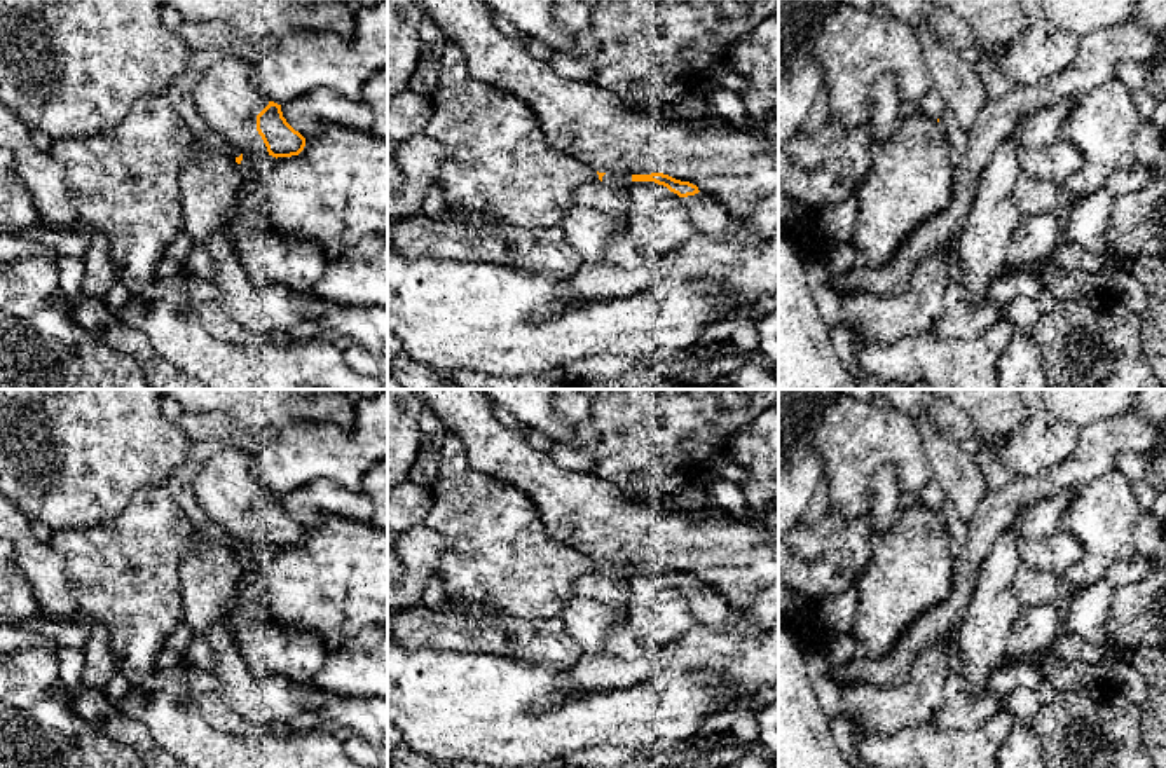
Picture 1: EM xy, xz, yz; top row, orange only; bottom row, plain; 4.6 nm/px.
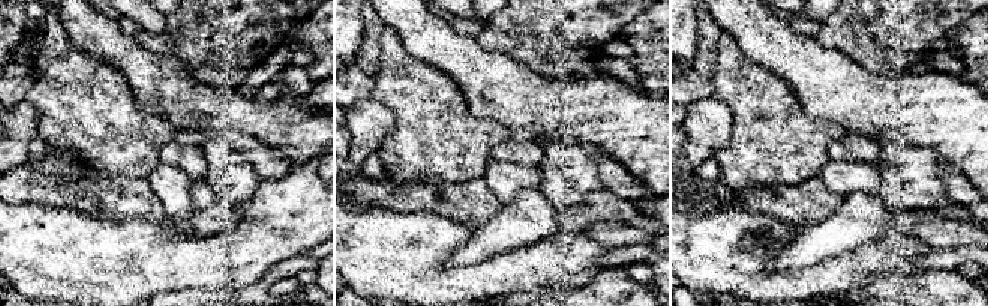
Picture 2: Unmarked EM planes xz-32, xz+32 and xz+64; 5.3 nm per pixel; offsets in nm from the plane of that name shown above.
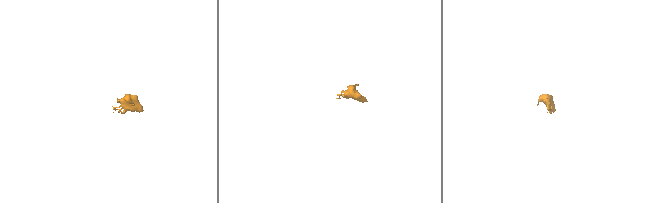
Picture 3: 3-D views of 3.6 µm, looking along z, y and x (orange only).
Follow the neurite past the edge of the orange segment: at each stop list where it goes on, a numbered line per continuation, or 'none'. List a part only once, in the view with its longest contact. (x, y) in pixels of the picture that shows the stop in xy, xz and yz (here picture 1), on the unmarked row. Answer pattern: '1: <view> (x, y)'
1: xz (624, 571)
2: xz (707, 606)

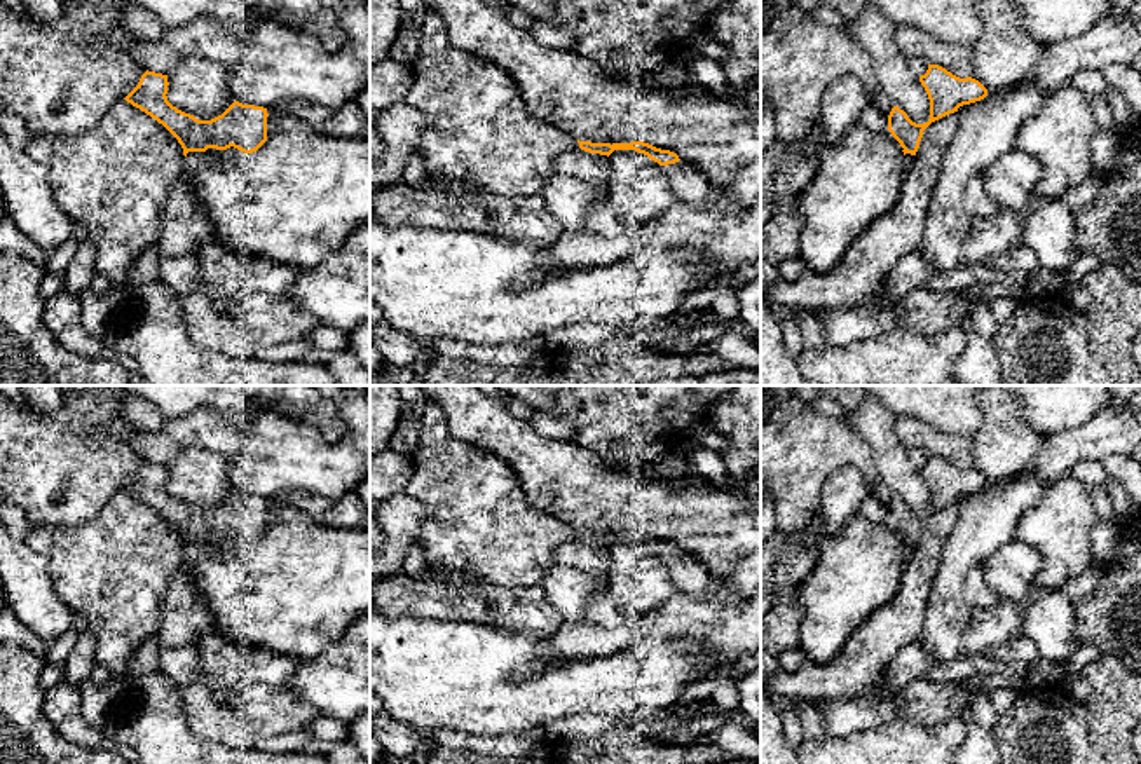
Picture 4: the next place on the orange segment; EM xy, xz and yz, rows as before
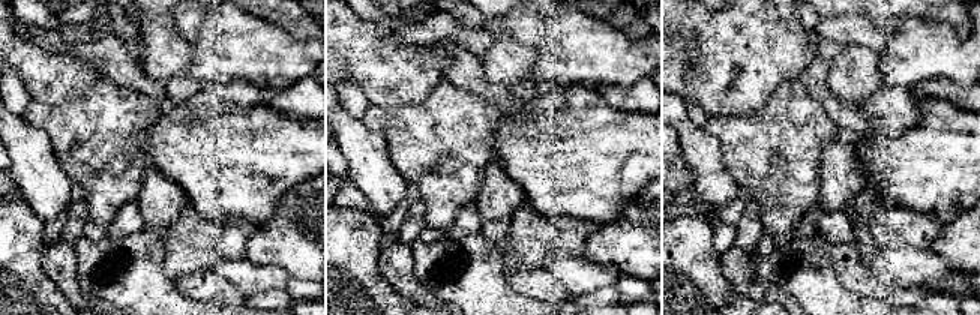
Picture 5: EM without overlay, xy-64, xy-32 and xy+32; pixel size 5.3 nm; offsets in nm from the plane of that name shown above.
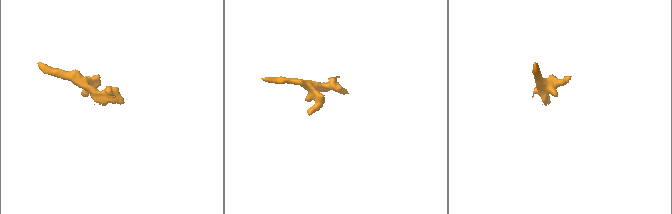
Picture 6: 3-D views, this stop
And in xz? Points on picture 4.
1: xz (688, 574)

